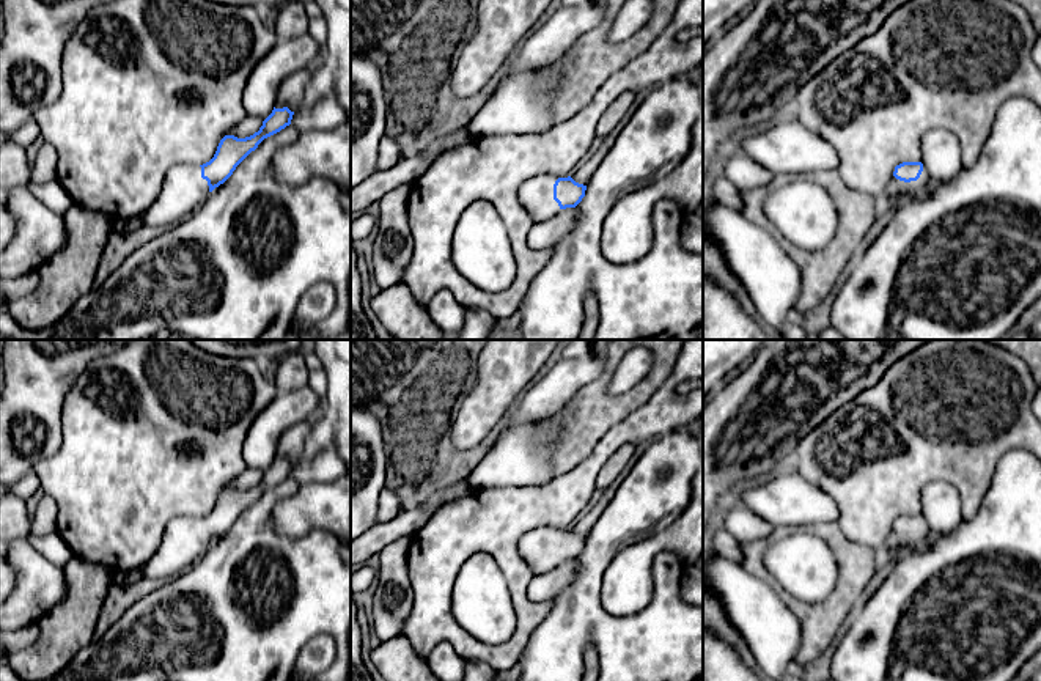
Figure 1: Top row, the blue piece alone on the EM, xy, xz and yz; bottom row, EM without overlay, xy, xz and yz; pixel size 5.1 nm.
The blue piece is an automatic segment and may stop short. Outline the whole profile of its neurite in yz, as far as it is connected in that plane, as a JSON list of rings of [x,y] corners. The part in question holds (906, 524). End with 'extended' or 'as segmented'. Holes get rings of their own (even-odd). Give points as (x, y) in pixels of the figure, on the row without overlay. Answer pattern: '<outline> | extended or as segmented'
[[[903,514],[895,519],[885,547],[898,558],[903,552],[920,550],[932,538],[921,514]]] | extended

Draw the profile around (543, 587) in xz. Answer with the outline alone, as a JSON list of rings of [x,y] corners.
[[[566,560],[544,574],[535,574],[527,585],[528,599],[533,602],[552,601],[569,585],[576,569],[577,561]]]

